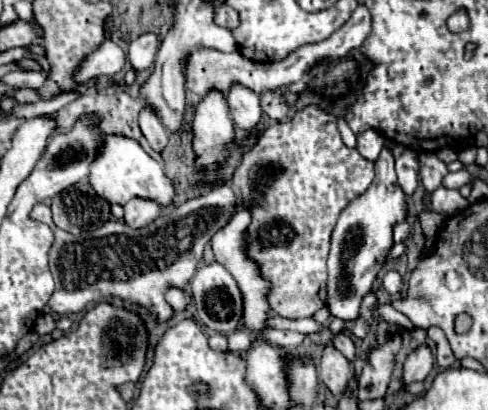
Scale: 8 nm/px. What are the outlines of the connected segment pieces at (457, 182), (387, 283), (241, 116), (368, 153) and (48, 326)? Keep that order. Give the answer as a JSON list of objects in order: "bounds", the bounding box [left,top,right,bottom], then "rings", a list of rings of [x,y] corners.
[{"bounds":[443,170,471,188],"rings":[[[459,170],[459,172],[449,172],[445,178],[443,178],[443,186],[445,188],[461,188],[463,184],[467,184],[471,180],[471,174],[467,170]]]},{"bounds":[383,270,403,294],"rings":[[[395,270],[389,271],[383,278],[383,287],[389,294],[397,294],[403,287],[402,277]]]},{"bounds":[225,84,261,132],"rings":[[[233,84],[229,92],[225,94],[229,110],[233,114],[233,122],[243,128],[245,132],[251,132],[259,126],[261,118],[261,106],[259,106],[259,94],[241,86]]]},{"bounds":[357,130,385,162],"rings":[[[365,130],[363,134],[357,134],[357,150],[367,160],[375,162],[379,158],[383,144],[385,144],[385,138],[377,130]]]},{"bounds":[34,314,55,335],"rings":[[[41,314],[35,321],[34,329],[39,335],[49,334],[55,328],[55,321],[49,314]]]}]

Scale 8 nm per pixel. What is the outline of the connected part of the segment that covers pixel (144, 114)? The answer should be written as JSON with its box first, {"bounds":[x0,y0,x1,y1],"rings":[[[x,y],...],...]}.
{"bounds":[139,106,169,152],"rings":[[[143,106],[141,108],[141,112],[139,112],[139,126],[141,126],[141,132],[145,134],[145,138],[149,140],[149,144],[153,146],[153,150],[161,152],[167,146],[169,130],[163,126],[159,114],[151,106]]]}

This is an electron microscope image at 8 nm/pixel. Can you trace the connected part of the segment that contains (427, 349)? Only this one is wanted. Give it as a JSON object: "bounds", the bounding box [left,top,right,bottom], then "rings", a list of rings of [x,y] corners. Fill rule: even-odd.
{"bounds":[403,344,435,382],"rings":[[[421,344],[417,346],[405,360],[403,366],[403,380],[405,382],[417,382],[417,380],[425,380],[427,374],[431,372],[435,362],[433,350],[429,344]]]}

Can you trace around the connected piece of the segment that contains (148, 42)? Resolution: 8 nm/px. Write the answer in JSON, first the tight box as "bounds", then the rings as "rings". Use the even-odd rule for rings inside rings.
{"bounds":[129,32,159,70],"rings":[[[147,32],[147,34],[141,34],[139,38],[135,38],[129,44],[129,62],[131,62],[133,70],[149,68],[153,64],[153,58],[155,58],[157,50],[159,50],[157,34]]]}

